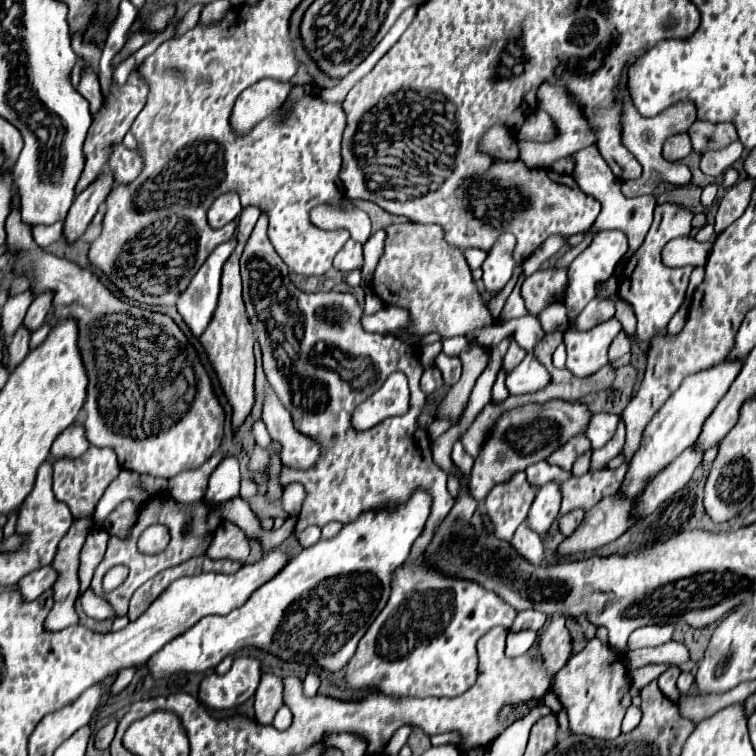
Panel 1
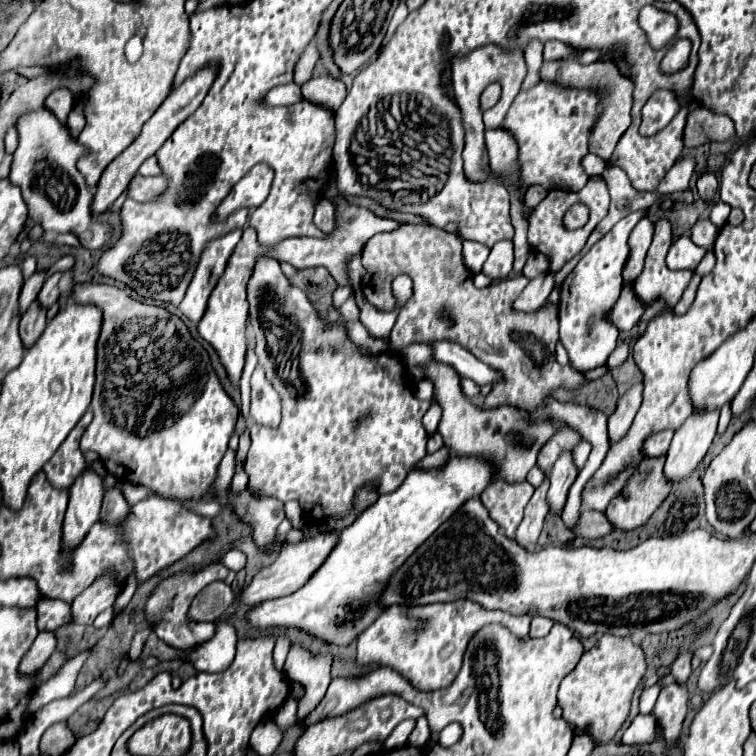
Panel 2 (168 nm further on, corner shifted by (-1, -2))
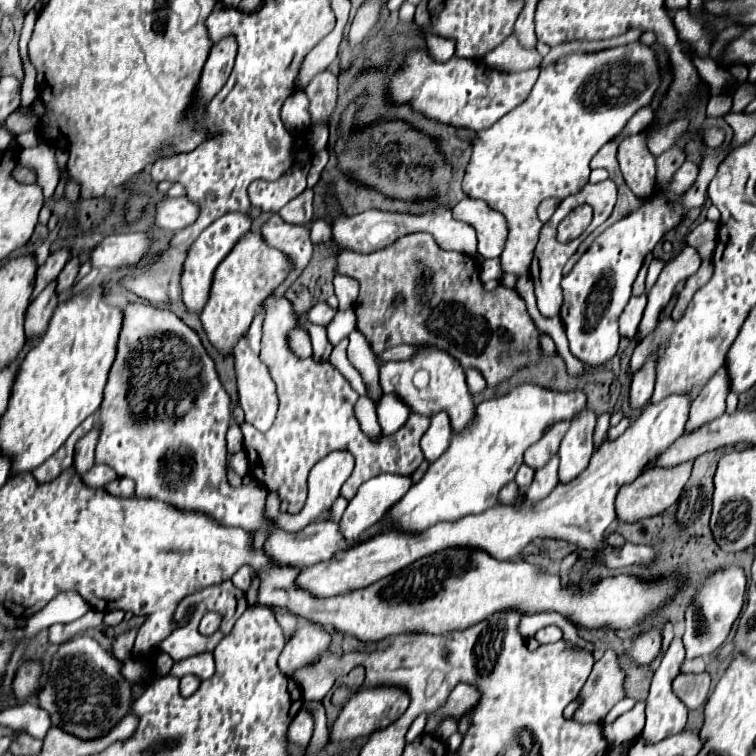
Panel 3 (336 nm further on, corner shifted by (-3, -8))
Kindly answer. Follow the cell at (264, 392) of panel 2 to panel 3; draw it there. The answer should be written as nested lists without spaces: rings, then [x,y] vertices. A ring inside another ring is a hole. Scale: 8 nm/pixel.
[[[241,338],[241,342],[235,346],[233,358],[235,358],[235,366],[237,366],[237,388],[239,388],[241,408],[245,410],[245,420],[247,420],[247,424],[255,426],[259,432],[267,432],[273,426],[273,422],[277,418],[277,410],[279,410],[275,382],[273,382],[267,366],[261,362],[261,358],[257,354],[253,354],[251,348],[247,346],[247,338]]]

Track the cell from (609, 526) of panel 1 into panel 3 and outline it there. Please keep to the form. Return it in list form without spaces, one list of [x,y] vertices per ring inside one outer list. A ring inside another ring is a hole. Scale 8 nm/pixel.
[[[693,462],[677,464],[677,466],[671,466],[671,468],[653,466],[649,470],[643,470],[633,482],[621,486],[617,500],[615,500],[617,520],[623,522],[623,524],[635,524],[643,518],[651,518],[655,514],[661,514],[665,508],[669,508],[673,502],[677,502],[677,498],[681,496],[681,490],[683,490],[685,482],[689,480],[691,466],[693,466]]]

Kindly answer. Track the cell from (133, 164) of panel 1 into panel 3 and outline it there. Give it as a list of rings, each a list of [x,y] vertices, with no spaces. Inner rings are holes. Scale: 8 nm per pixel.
[[[165,196],[155,204],[157,226],[171,232],[177,232],[183,226],[193,224],[197,216],[199,216],[199,208],[193,202],[189,202],[185,196],[179,196],[179,198]]]

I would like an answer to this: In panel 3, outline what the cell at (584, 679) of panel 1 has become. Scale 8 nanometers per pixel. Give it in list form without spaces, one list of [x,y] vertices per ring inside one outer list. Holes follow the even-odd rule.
[[[607,650],[595,664],[587,682],[579,692],[579,708],[573,720],[587,724],[603,724],[609,710],[625,698],[627,672],[621,668],[621,656],[615,650]]]

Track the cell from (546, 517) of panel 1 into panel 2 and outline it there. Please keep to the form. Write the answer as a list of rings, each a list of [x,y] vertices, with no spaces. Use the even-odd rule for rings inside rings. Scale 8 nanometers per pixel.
[[[561,452],[559,460],[553,464],[553,468],[549,470],[549,480],[551,480],[551,488],[547,494],[549,500],[549,508],[551,512],[559,512],[565,506],[567,500],[567,492],[571,488],[571,484],[577,478],[577,466],[573,462],[571,452]]]

